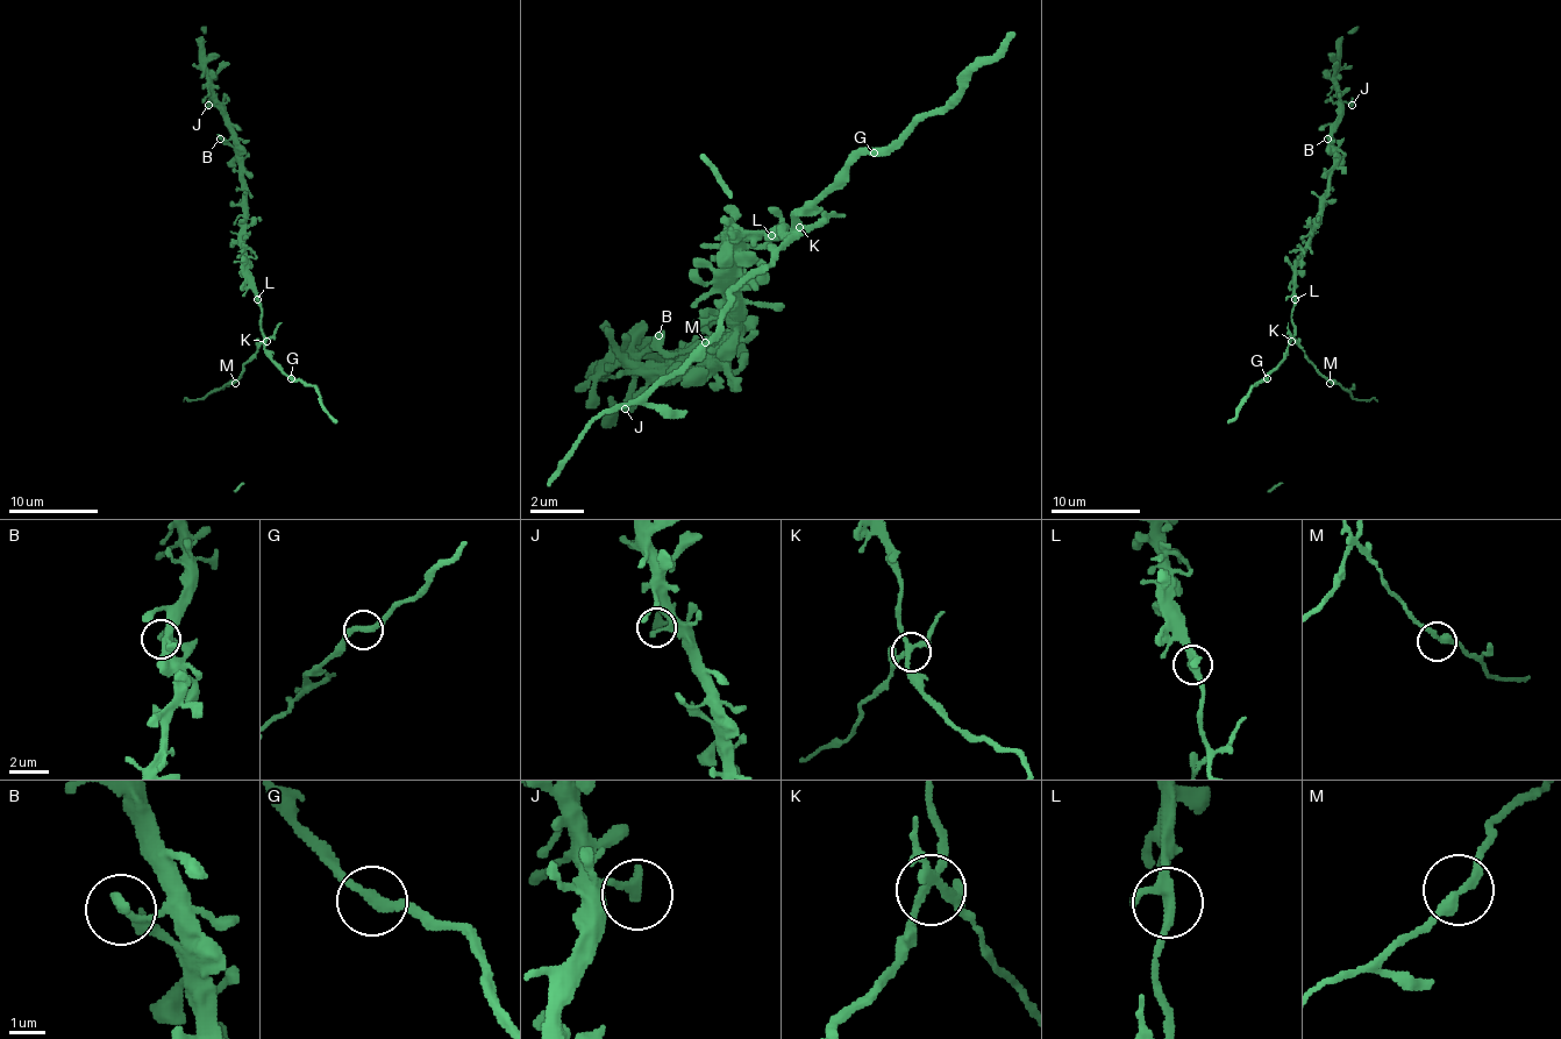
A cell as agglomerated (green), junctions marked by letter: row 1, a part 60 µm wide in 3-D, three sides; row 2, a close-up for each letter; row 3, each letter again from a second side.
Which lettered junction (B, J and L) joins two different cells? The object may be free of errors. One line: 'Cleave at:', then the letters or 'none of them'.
Cleave at: L

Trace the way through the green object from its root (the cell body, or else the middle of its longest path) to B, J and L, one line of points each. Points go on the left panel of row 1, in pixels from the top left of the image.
B: (247, 263), (244, 168), (240, 156), (220, 139)
J: (247, 263), (244, 168), (240, 163), (240, 147), (228, 116), (215, 102), (208, 105)
L: (247, 263), (248, 283), (257, 298)

